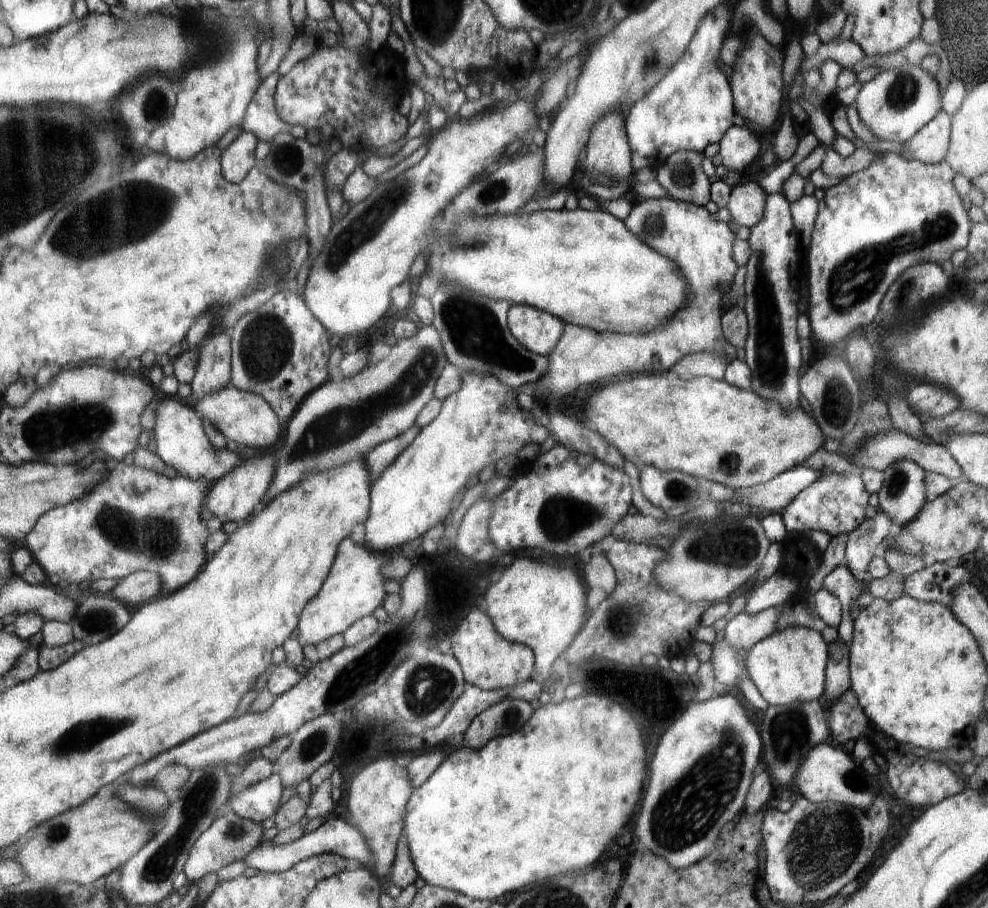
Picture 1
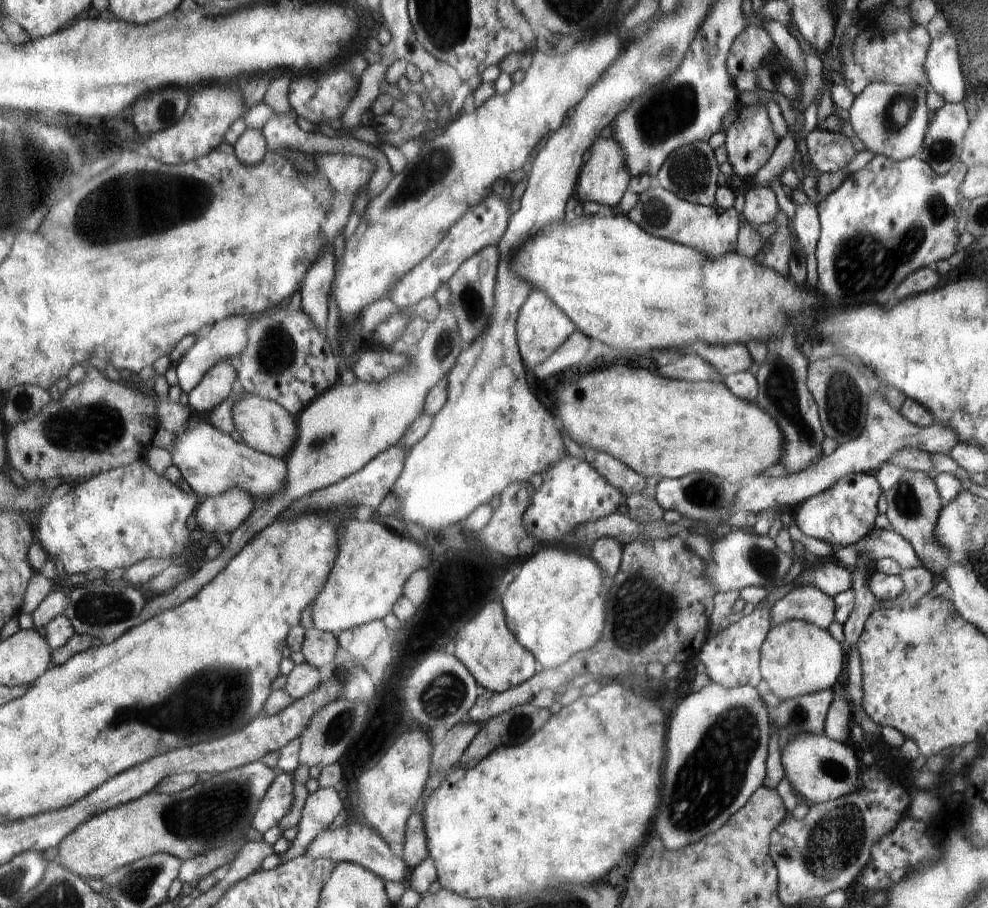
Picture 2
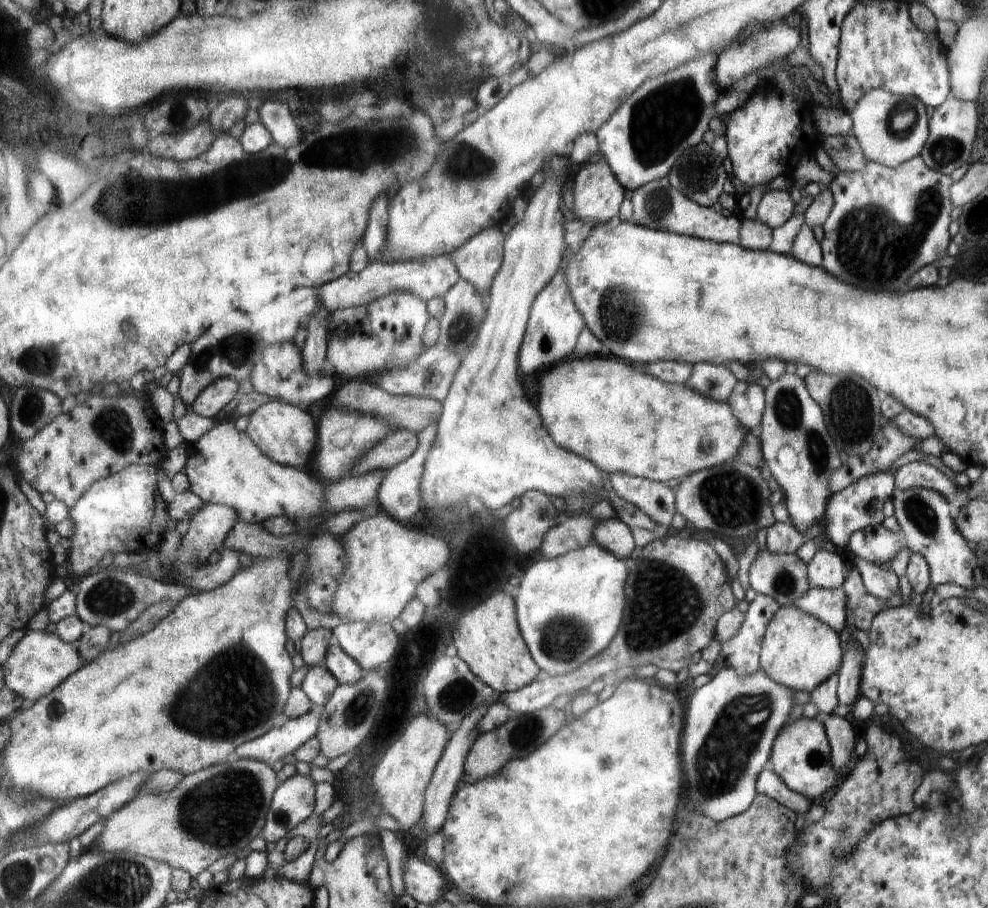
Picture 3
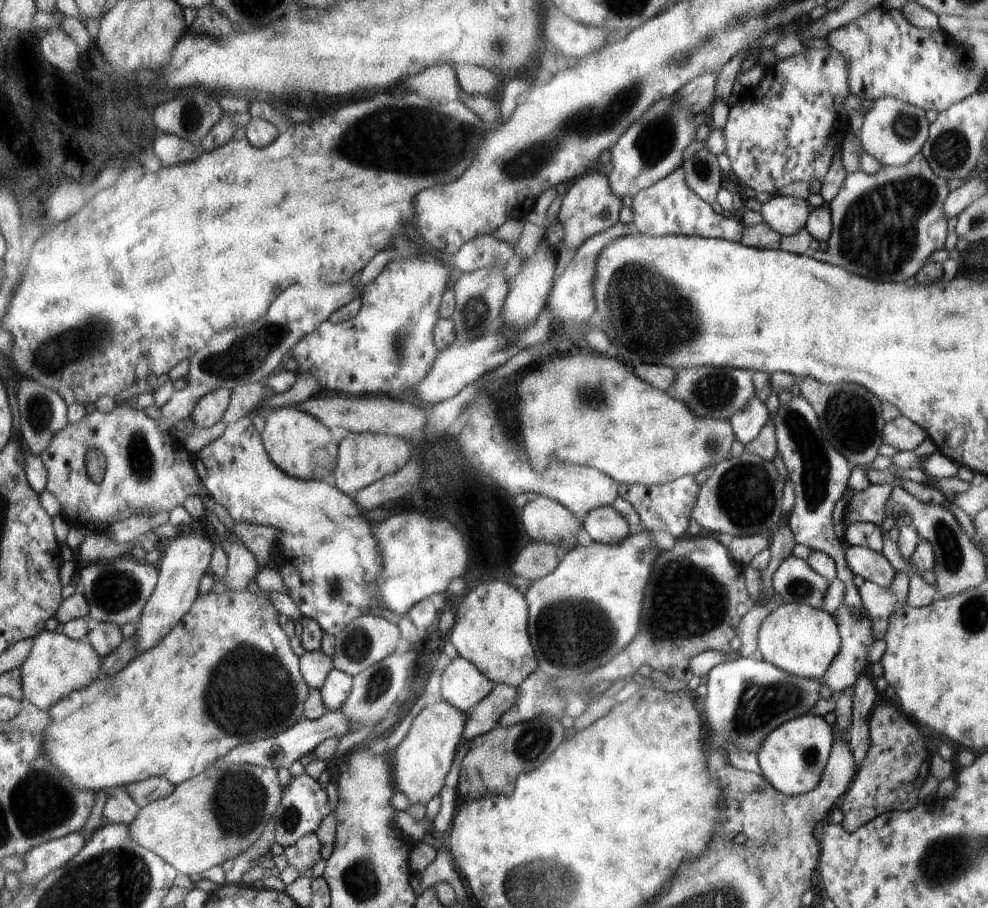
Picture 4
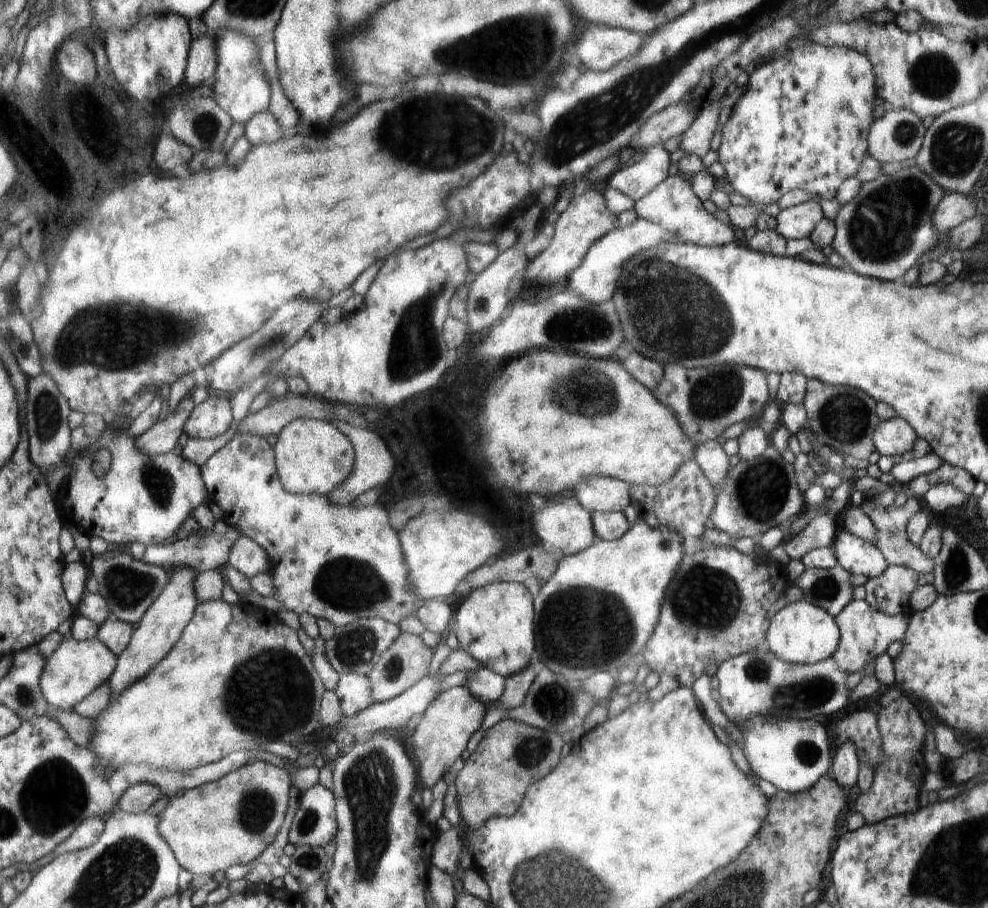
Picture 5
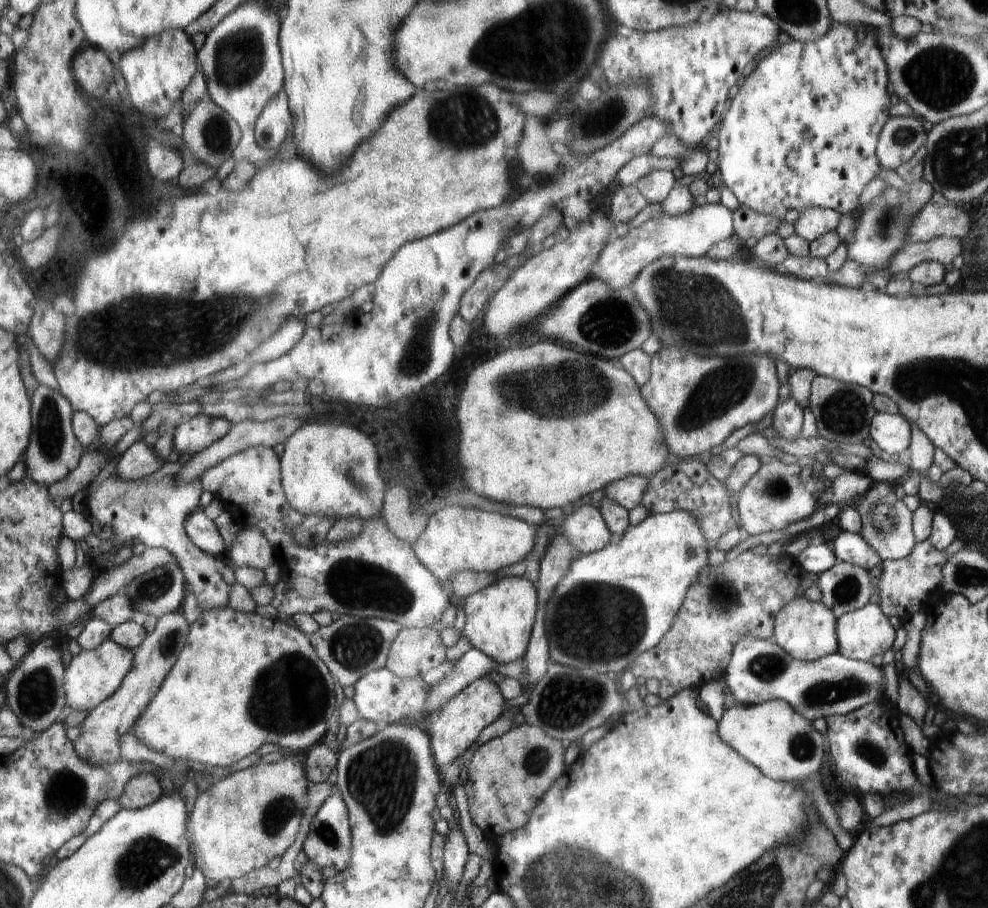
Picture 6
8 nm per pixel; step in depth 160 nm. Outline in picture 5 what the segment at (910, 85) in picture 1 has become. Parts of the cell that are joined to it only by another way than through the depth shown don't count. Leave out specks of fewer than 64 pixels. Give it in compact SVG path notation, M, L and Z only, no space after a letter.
M893 109L869 128L869 154L880 163L895 163L914 159L924 144L925 132L920 116L908 109Z

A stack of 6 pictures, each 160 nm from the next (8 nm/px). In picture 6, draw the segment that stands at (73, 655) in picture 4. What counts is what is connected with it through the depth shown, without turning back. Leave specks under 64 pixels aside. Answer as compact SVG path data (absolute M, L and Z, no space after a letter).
M114 639L106 641L94 651L82 650L74 656L66 671L66 688L69 710L97 709L103 702L113 697L124 684L126 677L134 670L135 649L118 644Z

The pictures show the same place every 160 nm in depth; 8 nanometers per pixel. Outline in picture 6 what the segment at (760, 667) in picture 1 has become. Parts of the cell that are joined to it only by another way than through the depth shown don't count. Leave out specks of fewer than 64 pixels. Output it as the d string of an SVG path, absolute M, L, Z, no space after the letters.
M805 596L794 598L786 610L776 616L774 642L789 655L801 661L817 661L819 658L838 652L836 634L837 615L830 607L820 601L810 601Z

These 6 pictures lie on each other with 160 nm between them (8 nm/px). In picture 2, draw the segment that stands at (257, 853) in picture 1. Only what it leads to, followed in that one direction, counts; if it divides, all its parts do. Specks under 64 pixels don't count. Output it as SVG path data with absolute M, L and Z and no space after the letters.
M362 820L350 822L349 825L336 830L326 829L307 847L307 854L314 858L332 859L335 863L353 862L373 871L380 878L394 882L409 882L410 868L399 855L397 848L389 845L372 827Z

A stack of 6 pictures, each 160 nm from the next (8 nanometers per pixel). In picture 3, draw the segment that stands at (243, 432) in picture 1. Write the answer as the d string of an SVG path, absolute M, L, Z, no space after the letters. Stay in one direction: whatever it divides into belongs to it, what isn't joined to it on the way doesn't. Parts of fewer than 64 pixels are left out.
M272 400L257 408L250 415L250 423L246 432L274 462L291 467L308 468L310 460L312 460L310 454L312 454L316 442L320 442L316 436L316 424L314 424L312 416L306 412L306 408L280 400Z

